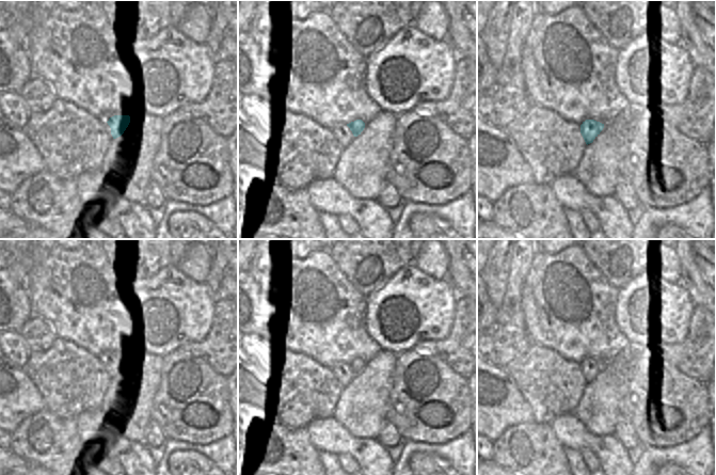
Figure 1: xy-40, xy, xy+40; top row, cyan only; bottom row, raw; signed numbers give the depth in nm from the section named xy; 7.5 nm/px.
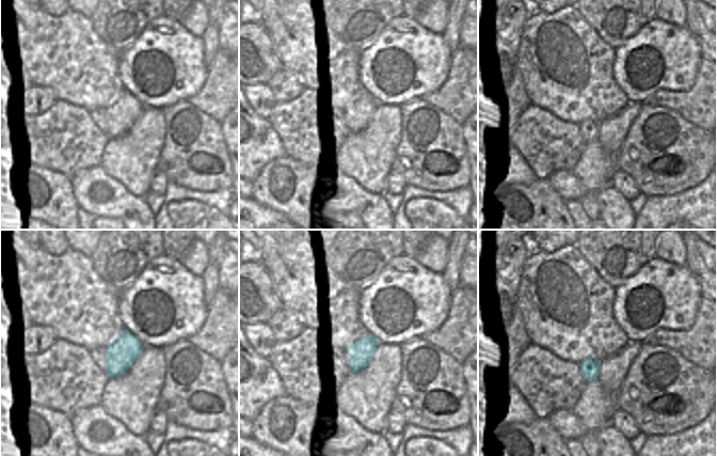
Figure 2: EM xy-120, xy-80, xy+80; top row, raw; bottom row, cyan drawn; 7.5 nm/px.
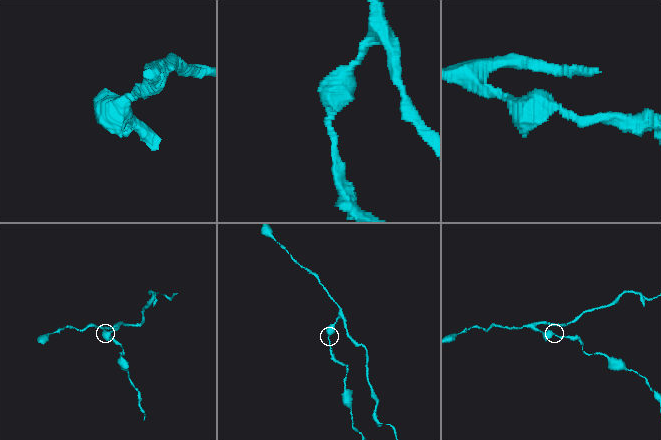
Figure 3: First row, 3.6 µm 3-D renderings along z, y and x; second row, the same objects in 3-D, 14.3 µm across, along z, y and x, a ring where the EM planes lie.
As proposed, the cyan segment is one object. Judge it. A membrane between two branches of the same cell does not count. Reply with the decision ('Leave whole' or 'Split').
Split

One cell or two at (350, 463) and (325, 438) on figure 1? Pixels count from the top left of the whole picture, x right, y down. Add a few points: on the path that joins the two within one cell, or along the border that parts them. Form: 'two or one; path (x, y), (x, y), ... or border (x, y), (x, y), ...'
two; border (337, 455), (350, 455), (358, 463)

